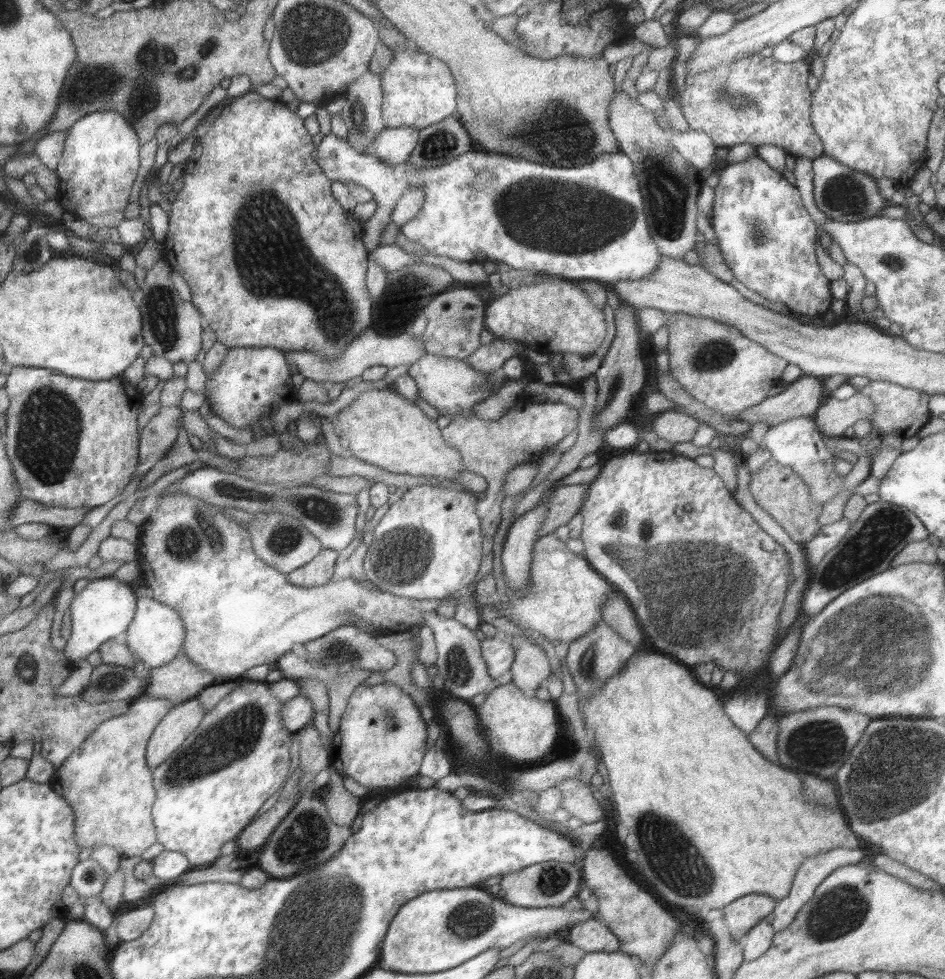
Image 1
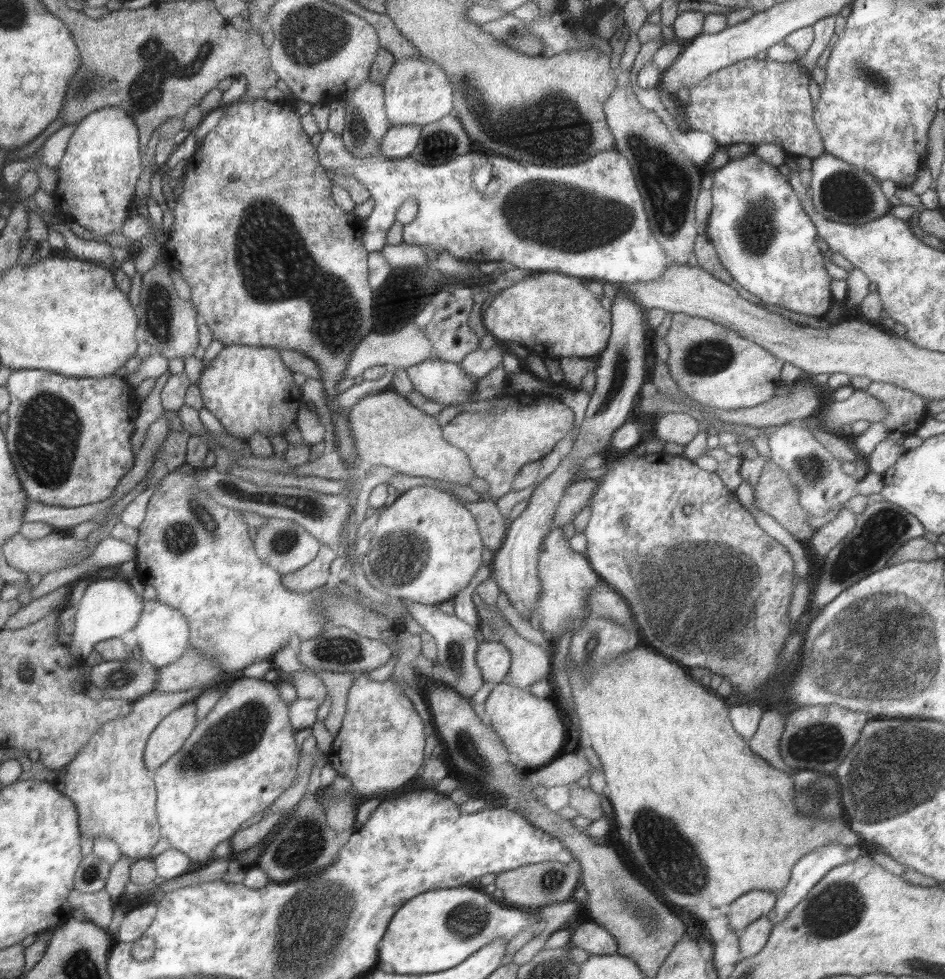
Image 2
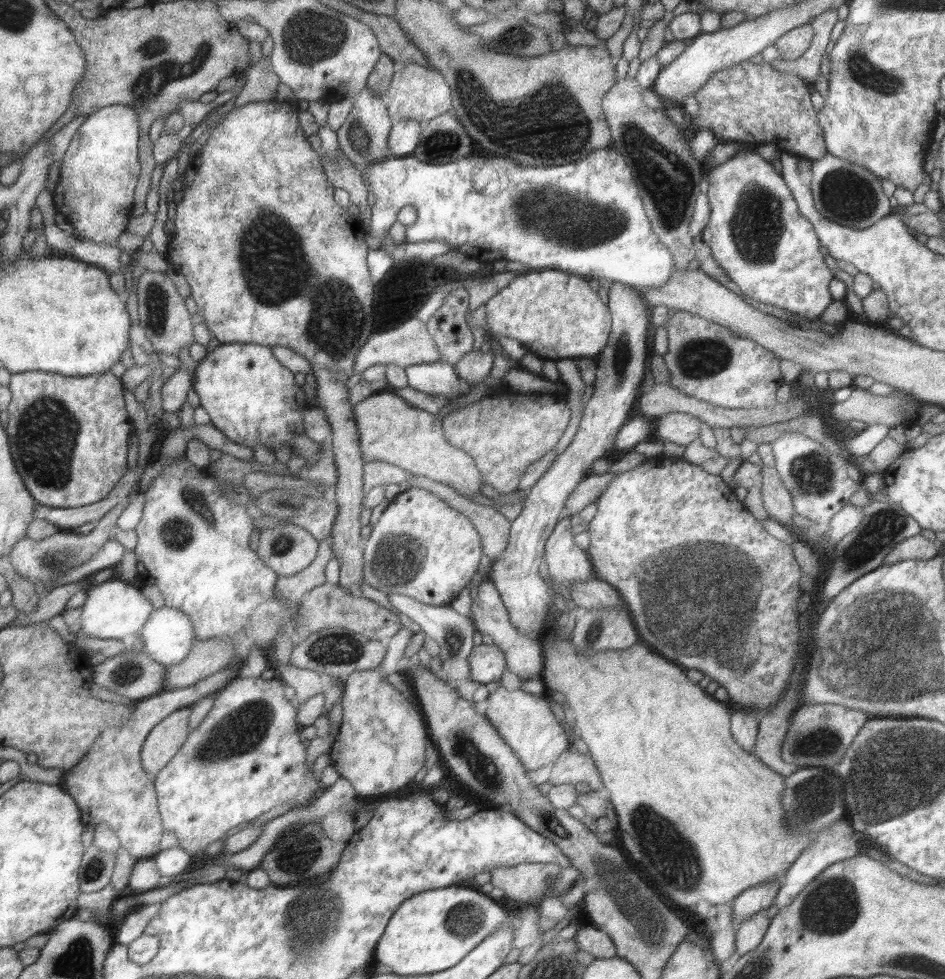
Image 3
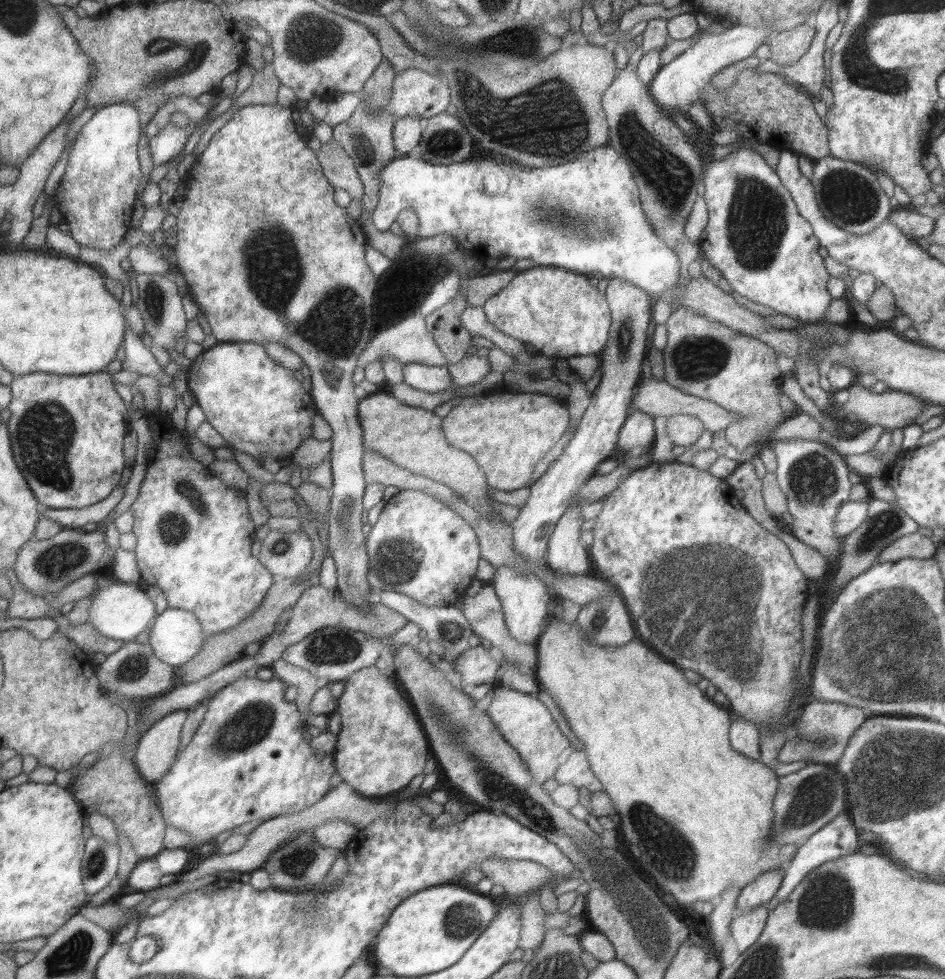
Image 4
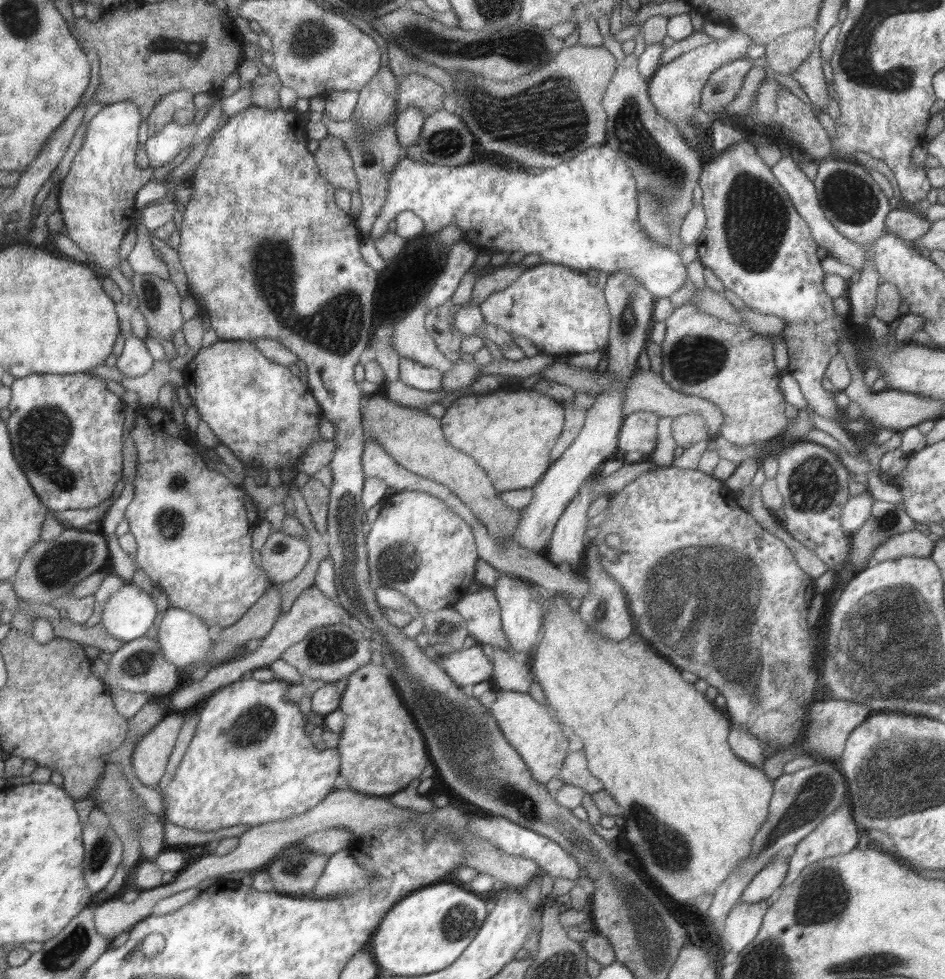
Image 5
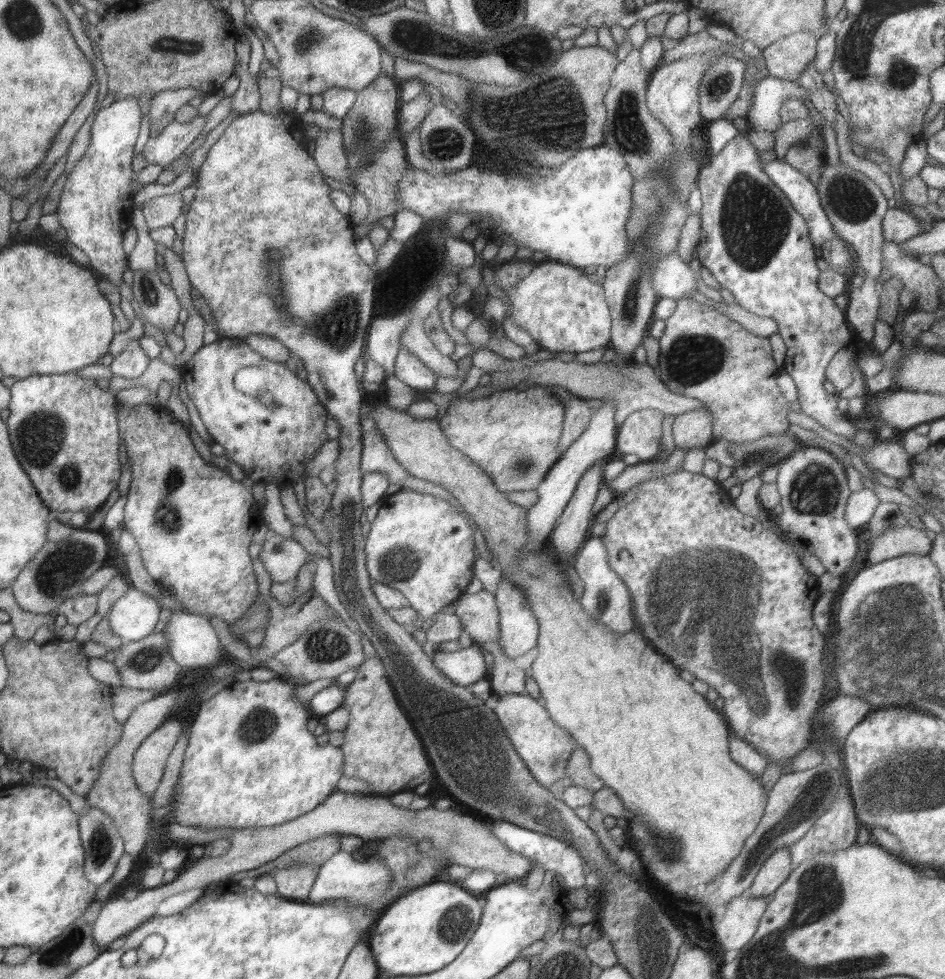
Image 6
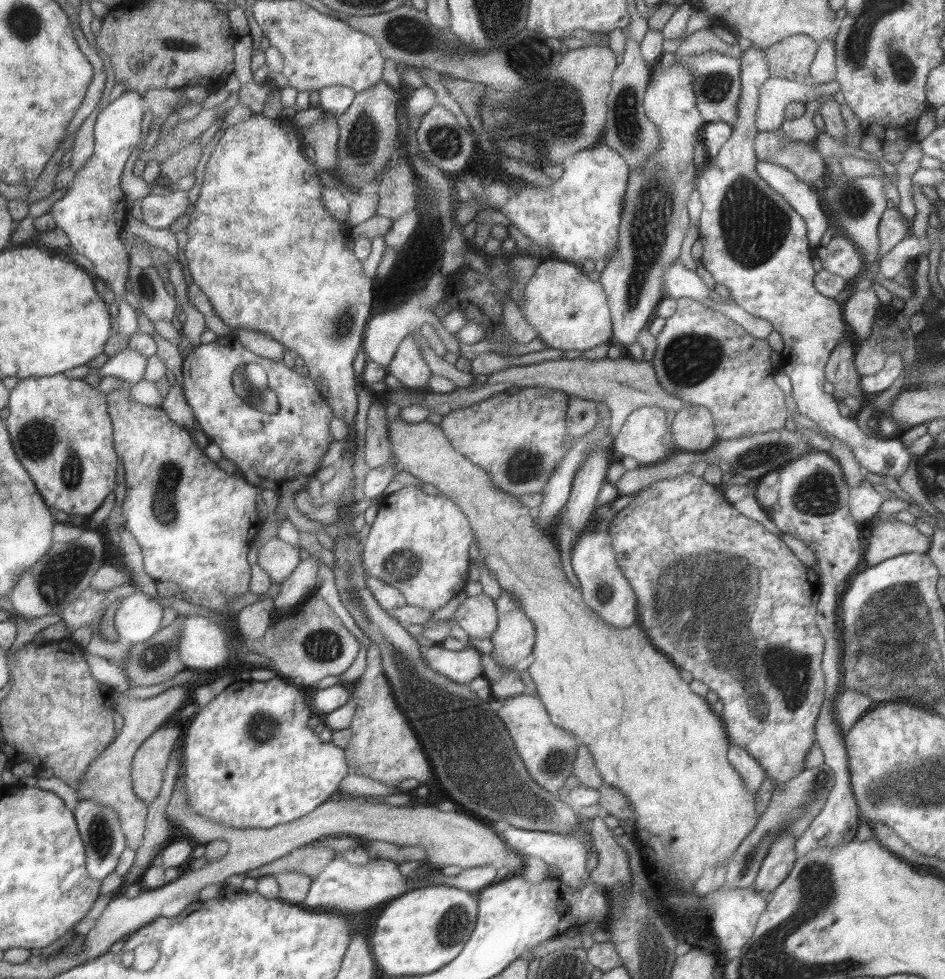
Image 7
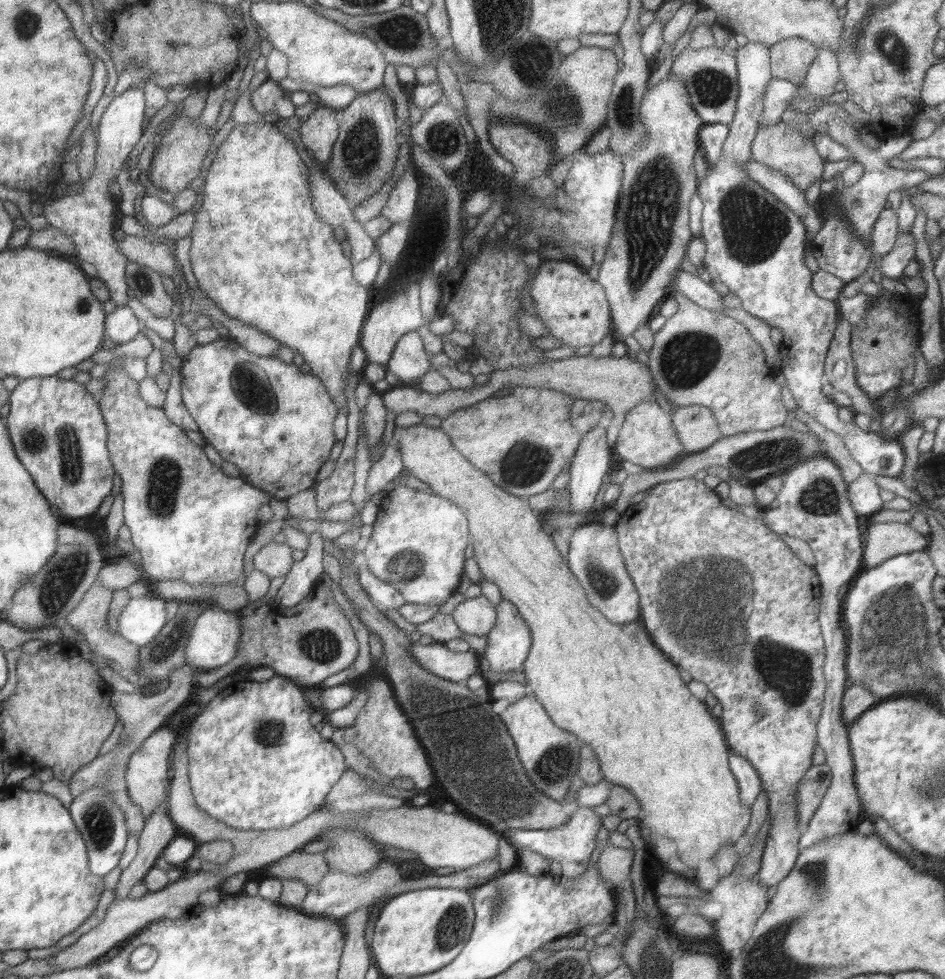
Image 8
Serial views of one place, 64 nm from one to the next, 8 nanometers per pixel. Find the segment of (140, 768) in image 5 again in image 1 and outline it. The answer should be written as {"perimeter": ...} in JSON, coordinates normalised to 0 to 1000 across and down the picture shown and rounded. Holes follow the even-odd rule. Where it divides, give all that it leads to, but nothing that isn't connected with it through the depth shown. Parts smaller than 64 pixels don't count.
{"perimeter":[[[203,712],[190,720],[184,720],[183,723],[176,728],[176,731],[167,739],[167,742],[162,746],[161,752],[157,758],[154,766],[156,781],[163,787],[169,782],[195,757],[203,747],[210,744],[214,733],[216,733],[217,724],[211,717],[208,712]]]}

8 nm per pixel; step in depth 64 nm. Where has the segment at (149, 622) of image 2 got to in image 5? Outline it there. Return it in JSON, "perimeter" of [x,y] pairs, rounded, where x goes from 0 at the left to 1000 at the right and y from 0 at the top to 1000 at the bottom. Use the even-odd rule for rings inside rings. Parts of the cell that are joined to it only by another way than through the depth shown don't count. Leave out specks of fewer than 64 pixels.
{"perimeter":[[[179,619],[169,635],[166,652],[174,674],[193,684],[220,671],[226,659],[226,647],[211,629]]]}

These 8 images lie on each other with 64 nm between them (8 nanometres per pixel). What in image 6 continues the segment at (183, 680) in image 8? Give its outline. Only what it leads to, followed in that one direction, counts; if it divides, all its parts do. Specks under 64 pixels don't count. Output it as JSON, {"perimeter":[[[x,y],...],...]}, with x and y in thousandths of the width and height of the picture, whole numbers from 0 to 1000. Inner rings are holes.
{"perimeter":[[[179,704],[142,723],[142,726],[130,740],[131,750],[127,752],[123,762],[116,764],[114,770],[110,772],[108,782],[106,782],[106,793],[99,797],[99,801],[91,809],[93,821],[108,827],[110,831],[114,831],[121,838],[121,842],[123,842],[123,846],[131,858],[133,870],[142,877],[146,876],[148,870],[154,865],[160,834],[160,821],[157,819],[157,815],[150,811],[150,808],[146,806],[141,794],[142,769],[150,757],[184,729],[185,724],[189,723],[190,710],[193,710],[193,706]]]}

